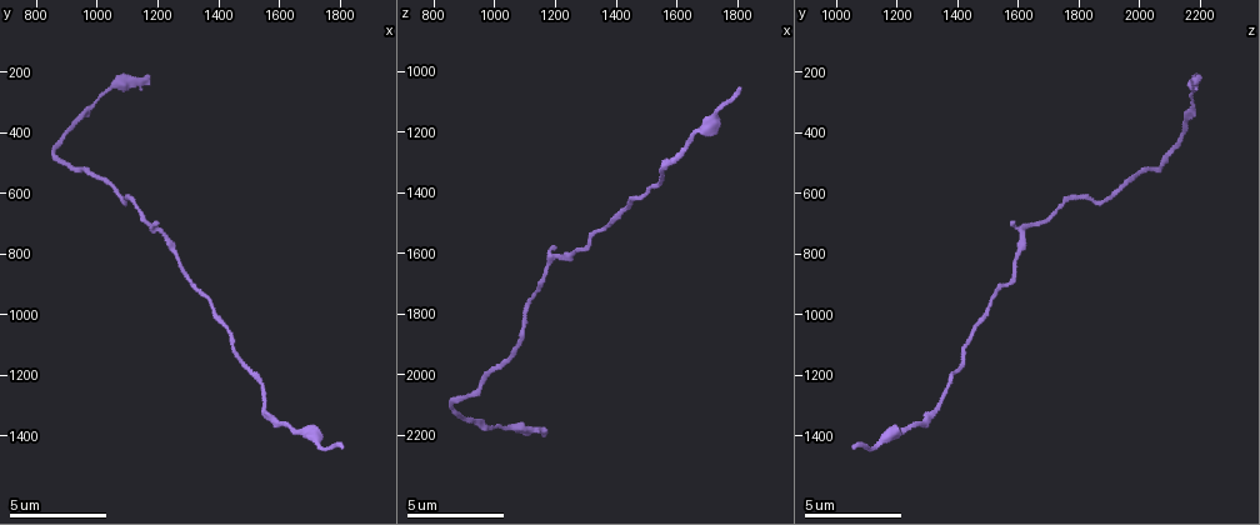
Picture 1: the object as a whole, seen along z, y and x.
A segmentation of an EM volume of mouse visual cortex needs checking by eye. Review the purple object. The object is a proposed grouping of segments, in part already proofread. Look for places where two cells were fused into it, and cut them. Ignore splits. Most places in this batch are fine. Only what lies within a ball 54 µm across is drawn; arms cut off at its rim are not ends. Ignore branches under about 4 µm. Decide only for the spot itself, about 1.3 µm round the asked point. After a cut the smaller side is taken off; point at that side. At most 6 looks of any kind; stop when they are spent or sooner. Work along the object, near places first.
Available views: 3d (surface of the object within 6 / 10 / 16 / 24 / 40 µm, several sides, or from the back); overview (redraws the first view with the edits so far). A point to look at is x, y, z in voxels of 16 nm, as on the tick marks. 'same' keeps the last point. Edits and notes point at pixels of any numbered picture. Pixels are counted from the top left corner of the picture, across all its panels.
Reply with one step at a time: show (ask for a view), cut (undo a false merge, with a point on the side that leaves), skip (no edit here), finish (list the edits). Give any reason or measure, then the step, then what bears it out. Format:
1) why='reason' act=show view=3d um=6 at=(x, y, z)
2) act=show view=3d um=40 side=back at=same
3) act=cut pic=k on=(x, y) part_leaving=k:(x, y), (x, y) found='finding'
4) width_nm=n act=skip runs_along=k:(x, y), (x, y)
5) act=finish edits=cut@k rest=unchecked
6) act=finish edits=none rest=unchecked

act=show view=3d um=6 at=(1220, 740, 1610)

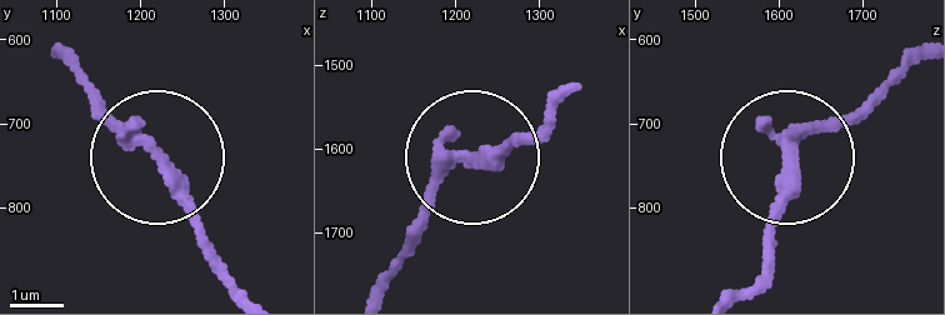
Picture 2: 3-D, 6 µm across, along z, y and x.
side_arm_um=19 act=skip runs_along=2:(153, 160), (73, 71) found='continuous, no second cell'

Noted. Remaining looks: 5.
why='thick turns thin' act=show view=3d um=10 at=(1550, 1260, 1360)

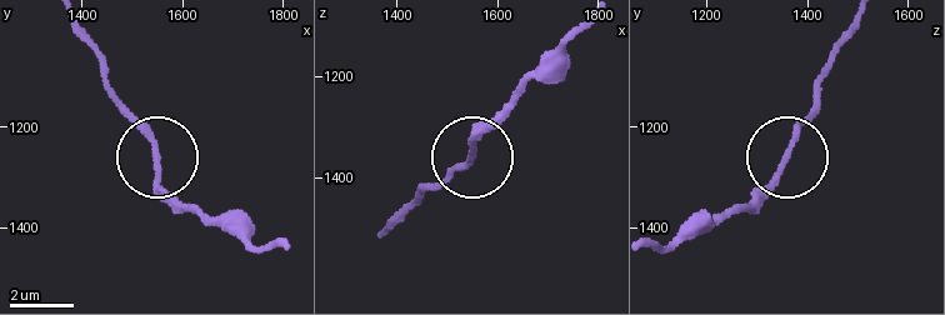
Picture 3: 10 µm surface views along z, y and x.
act=show view=3d um=10 side=back at=(1545, 1270, 1350)

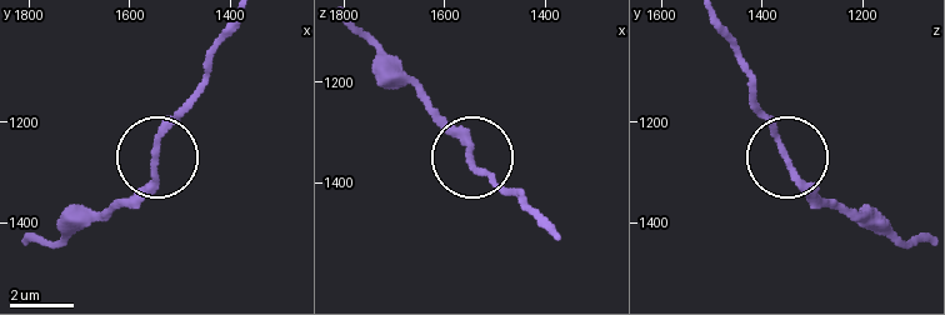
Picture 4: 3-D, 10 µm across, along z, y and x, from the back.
act=skip runs_along=4:(714, 21), (738, 53), (751, 101), (786, 158), (835, 204) found='all the same cell'

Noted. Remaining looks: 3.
why='narrows sharply' act=show view=3d um=10 at=(990, 310, 2180)

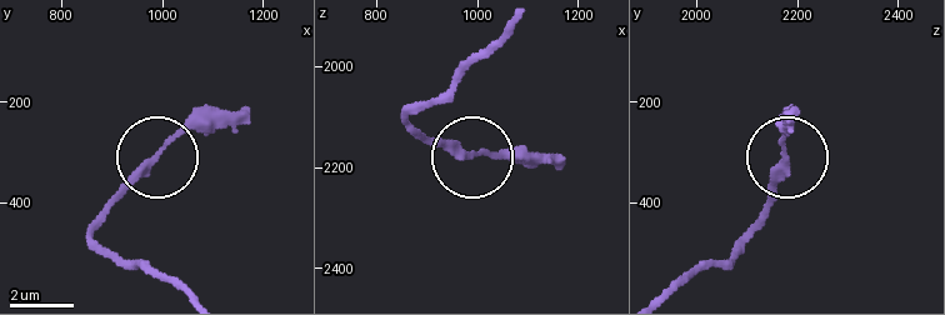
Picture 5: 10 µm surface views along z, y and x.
why='zoom in' act=show view=3d um=6 at=(990, 305, 2175)

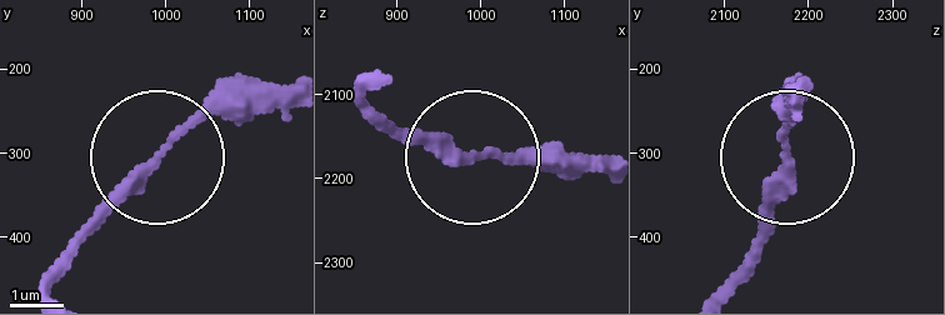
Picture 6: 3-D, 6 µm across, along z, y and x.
act=skip runs_along=6:(375, 84), (393, 124), (469, 155), (571, 160) found='all the same cell'

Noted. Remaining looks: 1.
act=finish edits=none rest=unchecked

